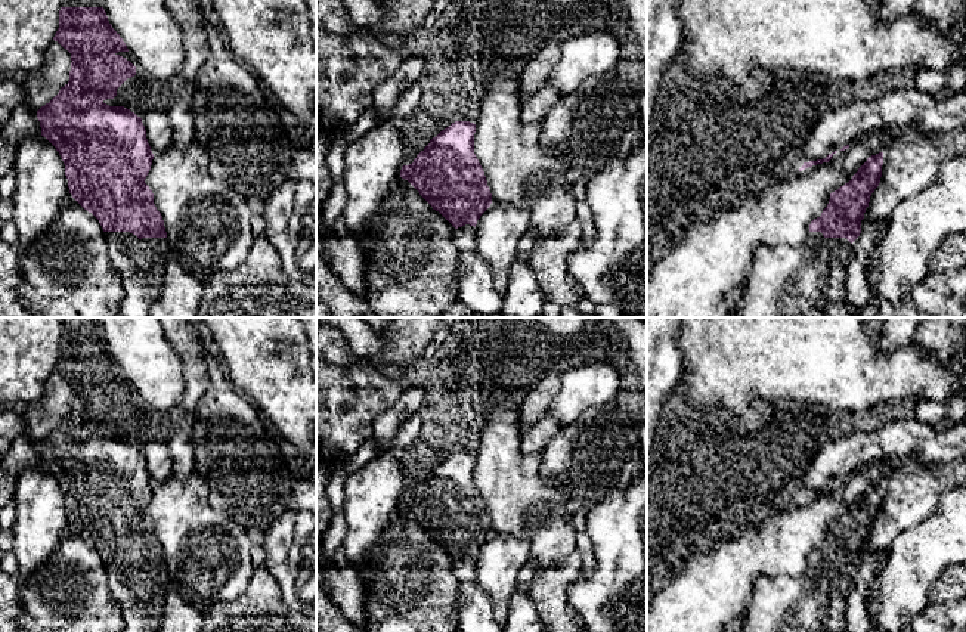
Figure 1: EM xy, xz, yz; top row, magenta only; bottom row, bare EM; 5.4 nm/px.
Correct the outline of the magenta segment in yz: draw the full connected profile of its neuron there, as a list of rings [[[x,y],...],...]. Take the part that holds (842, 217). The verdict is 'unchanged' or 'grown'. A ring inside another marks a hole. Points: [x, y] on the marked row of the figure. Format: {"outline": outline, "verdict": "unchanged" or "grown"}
{"outline": [[[883,152],[869,157],[848,183],[832,192],[821,216],[811,221],[809,236],[804,244],[758,247],[736,317],[824,317],[829,304],[846,297],[851,244],[861,233],[861,220],[880,183],[882,165]]], "verdict": "grown"}

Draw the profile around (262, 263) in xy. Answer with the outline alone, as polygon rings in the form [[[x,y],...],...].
[[[264,235],[254,238],[239,267],[217,272],[205,281],[196,317],[316,317],[316,288],[292,281],[284,272]]]

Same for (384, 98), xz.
[[[422,55],[406,56],[397,71],[374,92],[372,109],[377,112],[378,123],[391,120],[400,93],[419,80],[422,68]]]

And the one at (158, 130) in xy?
[[[164,105],[149,108],[143,114],[142,123],[145,126],[146,139],[154,155],[173,146],[171,124]]]

